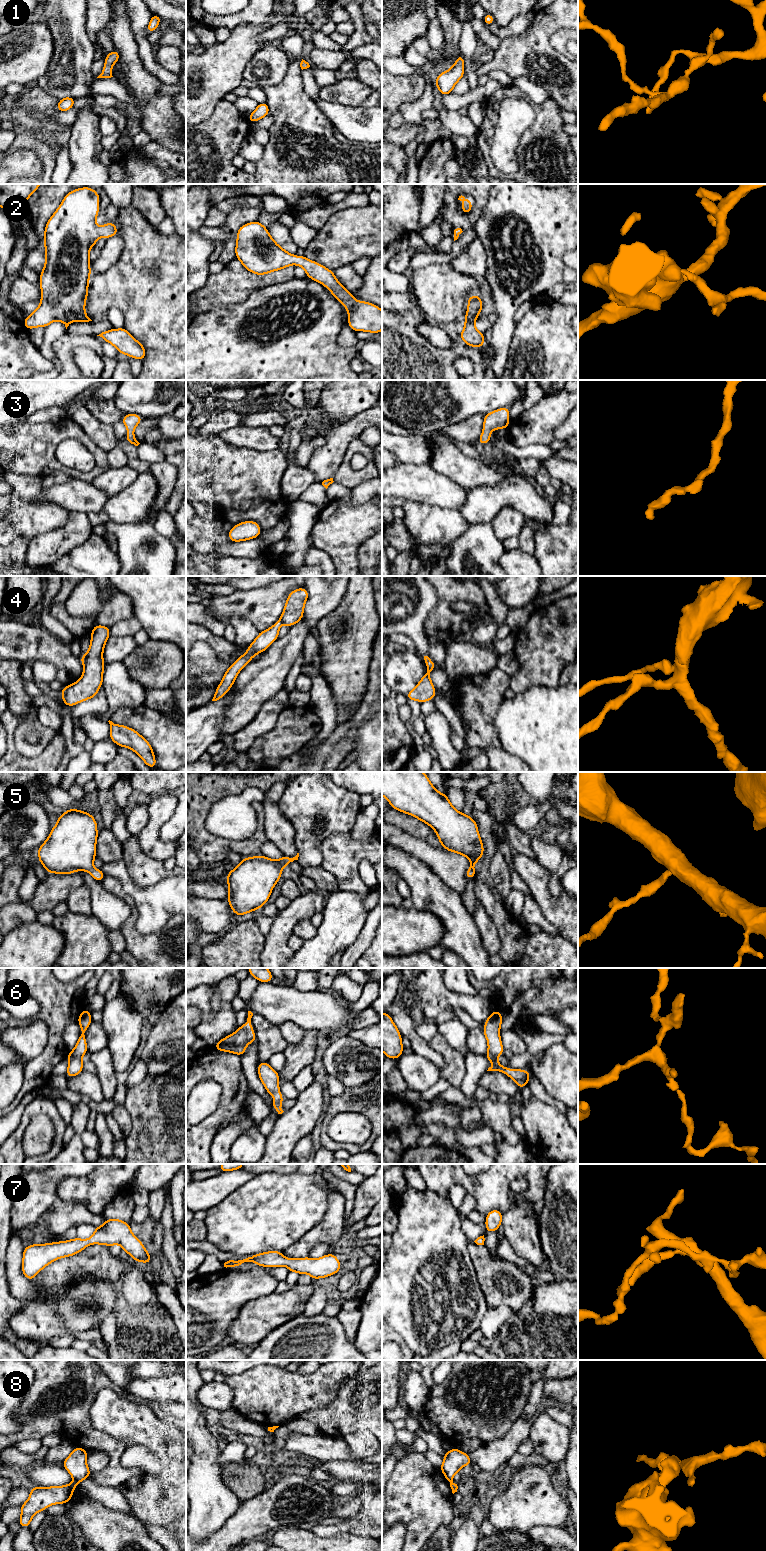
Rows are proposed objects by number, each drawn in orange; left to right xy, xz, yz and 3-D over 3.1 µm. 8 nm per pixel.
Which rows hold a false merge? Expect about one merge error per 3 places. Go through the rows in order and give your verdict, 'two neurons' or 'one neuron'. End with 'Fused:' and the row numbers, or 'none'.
1: one neuron
2: one neuron
3: one neuron
4: two neurons
5: one neuron
6: one neuron
7: one neuron
8: two neurons
Fused: 4, 8

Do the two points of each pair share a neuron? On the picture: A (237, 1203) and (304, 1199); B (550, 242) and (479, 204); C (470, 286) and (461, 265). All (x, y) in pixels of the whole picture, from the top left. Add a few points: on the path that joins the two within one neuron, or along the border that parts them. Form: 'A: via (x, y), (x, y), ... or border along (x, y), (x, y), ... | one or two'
A: via (254, 1203), (287, 1203) | one
B: border along (488, 194), (486, 205), (474, 226) | two
C: border along (449, 265), (475, 279) | two

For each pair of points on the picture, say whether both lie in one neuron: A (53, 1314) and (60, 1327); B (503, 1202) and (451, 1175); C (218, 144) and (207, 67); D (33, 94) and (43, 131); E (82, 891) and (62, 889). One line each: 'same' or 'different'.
A: same
B: same
C: different
D: same
E: different

